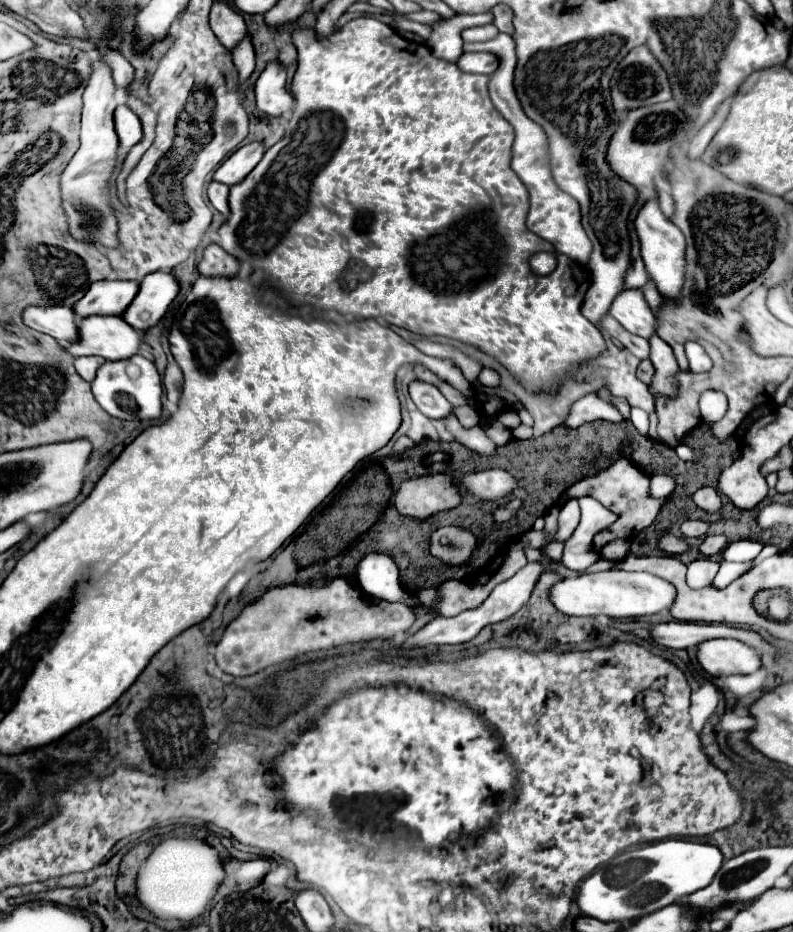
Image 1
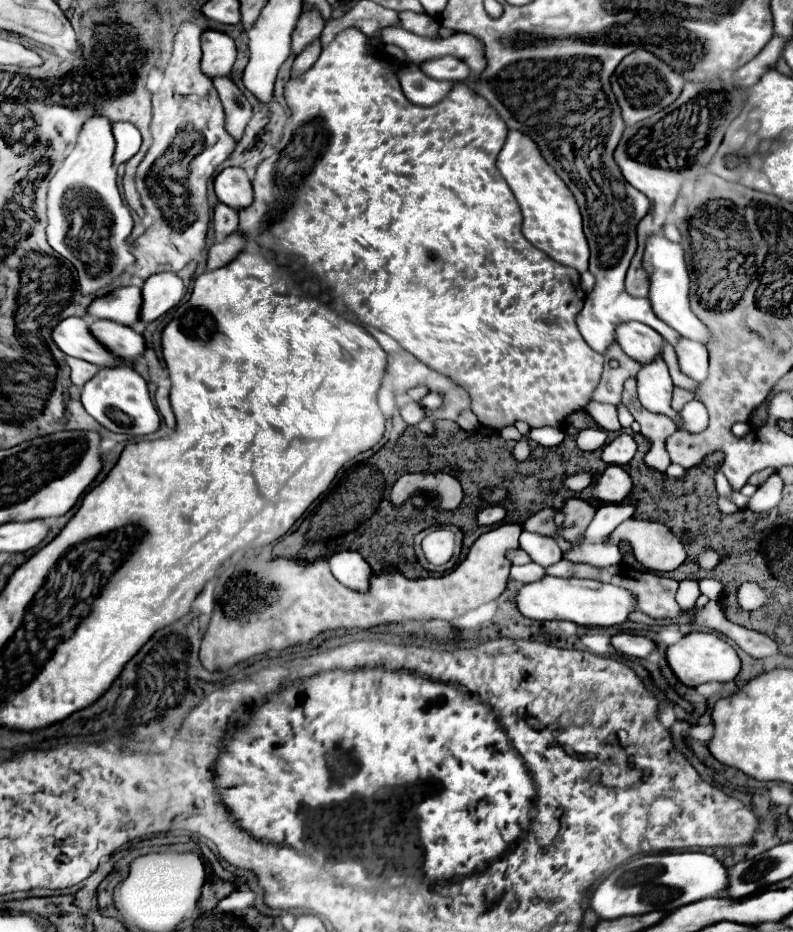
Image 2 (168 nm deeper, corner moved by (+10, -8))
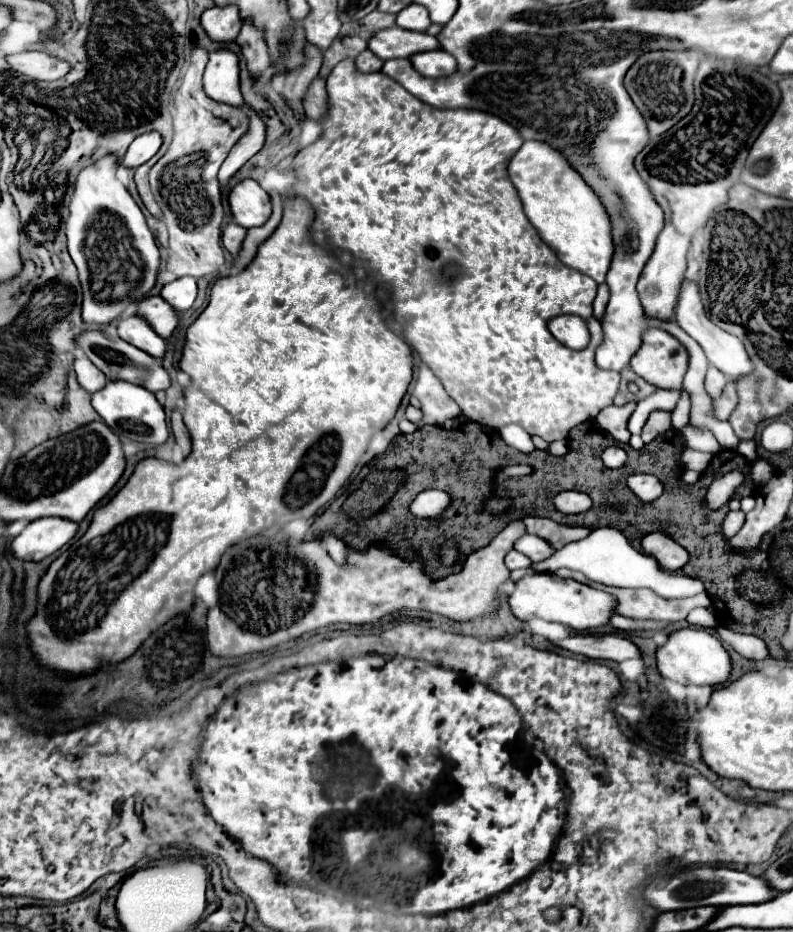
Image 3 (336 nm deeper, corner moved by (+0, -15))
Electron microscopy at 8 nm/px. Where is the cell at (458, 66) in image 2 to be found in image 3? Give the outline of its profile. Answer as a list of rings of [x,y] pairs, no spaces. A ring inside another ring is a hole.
[[[428,51],[428,53],[418,53],[410,57],[414,69],[420,75],[426,75],[430,79],[438,79],[438,77],[448,77],[454,75],[458,71],[458,63],[456,59],[446,53],[446,51]]]

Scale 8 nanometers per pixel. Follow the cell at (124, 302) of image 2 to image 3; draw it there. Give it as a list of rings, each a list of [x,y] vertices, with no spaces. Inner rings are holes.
[[[158,295],[138,301],[136,315],[142,315],[142,319],[148,321],[148,325],[164,339],[168,339],[172,335],[172,331],[178,325],[178,319],[180,319],[180,315]]]

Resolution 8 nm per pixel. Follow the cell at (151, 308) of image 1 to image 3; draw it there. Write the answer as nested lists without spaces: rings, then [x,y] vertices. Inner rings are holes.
[[[180,277],[168,285],[162,287],[160,295],[162,299],[174,307],[174,311],[188,311],[196,299],[196,279],[190,279],[190,277]]]

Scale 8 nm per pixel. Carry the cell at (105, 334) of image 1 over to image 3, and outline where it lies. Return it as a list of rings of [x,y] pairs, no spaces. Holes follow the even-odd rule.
[[[138,315],[118,321],[118,337],[156,359],[164,357],[166,353],[166,341],[158,337],[152,327],[148,327],[148,323]]]

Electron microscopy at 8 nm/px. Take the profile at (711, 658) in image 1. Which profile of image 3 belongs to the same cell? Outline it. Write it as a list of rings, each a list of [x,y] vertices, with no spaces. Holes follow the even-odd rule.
[[[680,629],[668,637],[668,643],[656,651],[658,669],[664,677],[680,685],[722,685],[730,679],[732,659],[722,641],[702,629]]]

